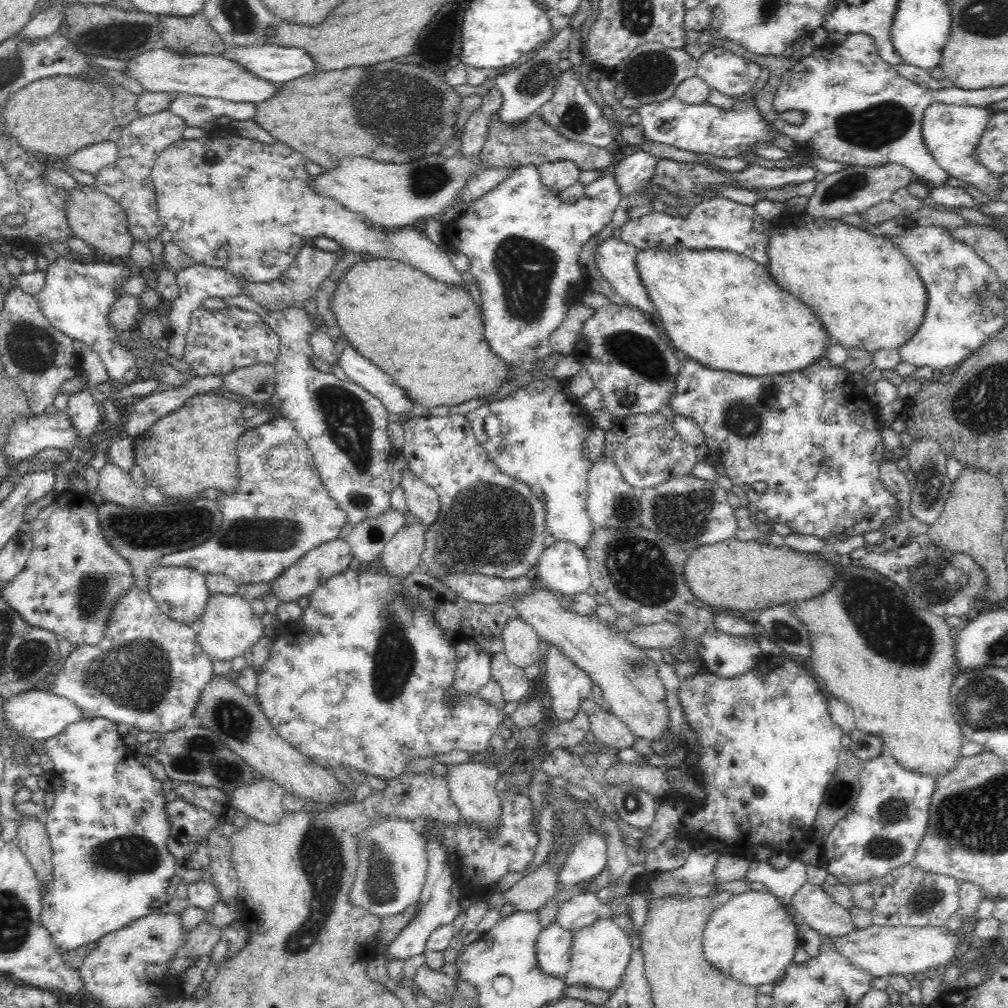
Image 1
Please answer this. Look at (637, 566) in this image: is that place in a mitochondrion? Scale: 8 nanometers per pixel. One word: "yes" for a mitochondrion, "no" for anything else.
yes

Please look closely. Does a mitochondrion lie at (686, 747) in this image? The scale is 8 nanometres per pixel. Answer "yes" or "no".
no

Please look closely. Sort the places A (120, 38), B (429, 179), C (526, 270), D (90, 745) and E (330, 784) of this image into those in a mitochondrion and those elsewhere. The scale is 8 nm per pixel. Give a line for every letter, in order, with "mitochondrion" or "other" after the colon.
A: mitochondrion
B: mitochondrion
C: mitochondrion
D: other
E: other

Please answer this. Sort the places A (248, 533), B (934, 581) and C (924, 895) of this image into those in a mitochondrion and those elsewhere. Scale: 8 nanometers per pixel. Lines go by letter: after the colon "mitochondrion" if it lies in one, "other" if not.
A: mitochondrion
B: mitochondrion
C: mitochondrion

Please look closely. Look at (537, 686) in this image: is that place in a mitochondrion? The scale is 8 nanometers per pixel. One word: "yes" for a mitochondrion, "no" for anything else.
no

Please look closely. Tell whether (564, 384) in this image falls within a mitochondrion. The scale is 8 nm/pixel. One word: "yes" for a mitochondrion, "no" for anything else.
no

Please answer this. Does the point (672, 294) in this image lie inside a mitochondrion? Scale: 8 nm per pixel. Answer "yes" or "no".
no

